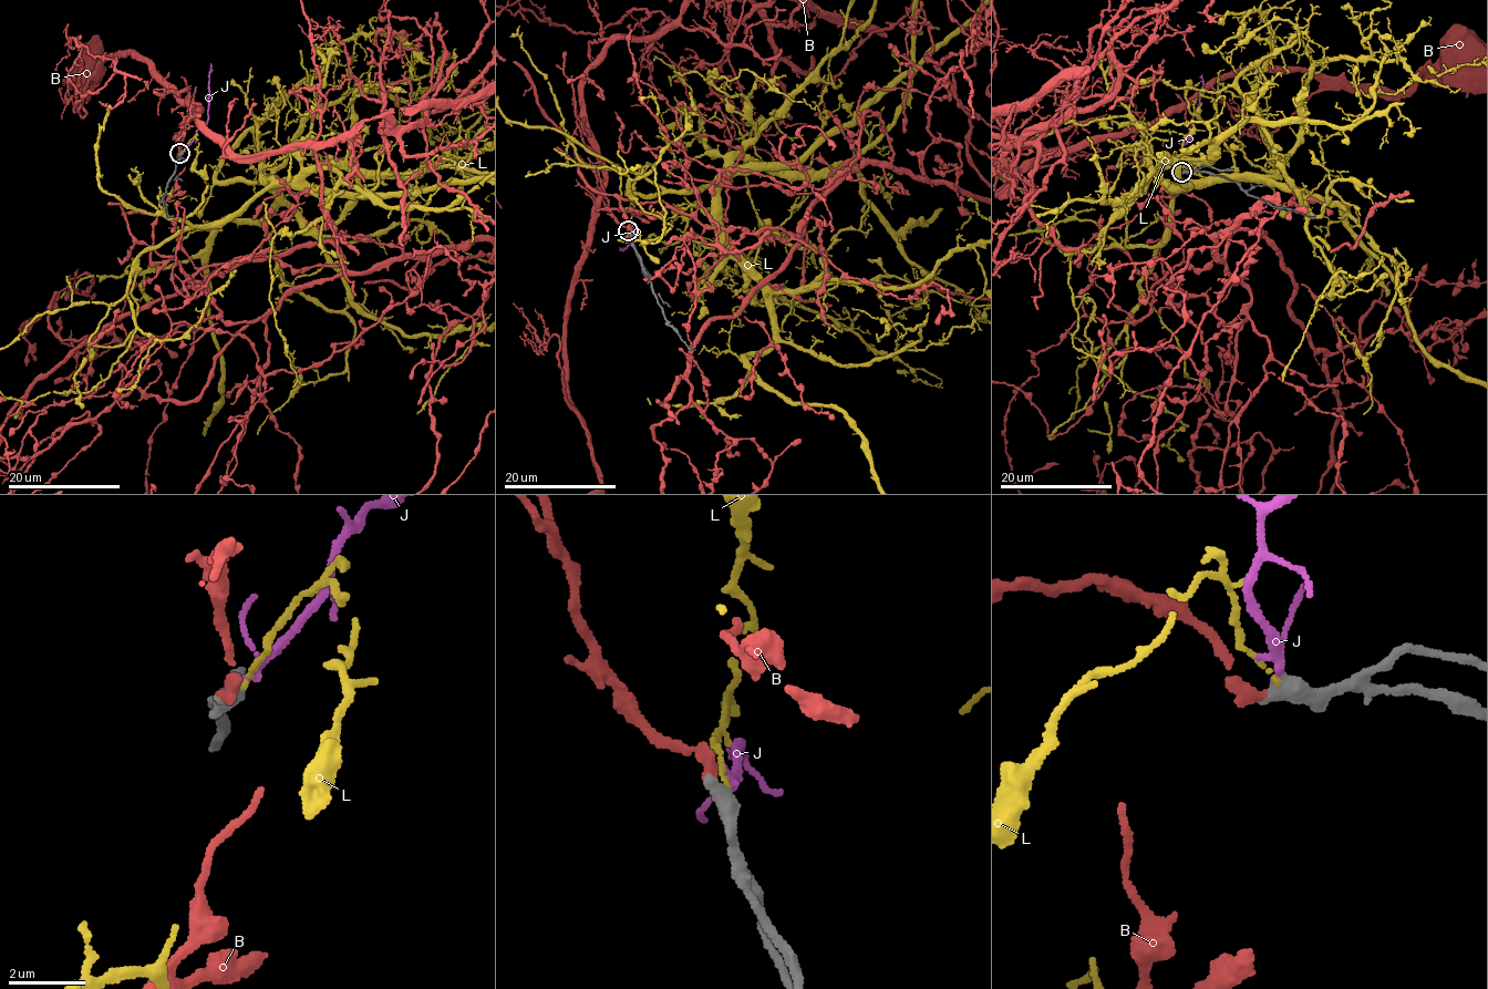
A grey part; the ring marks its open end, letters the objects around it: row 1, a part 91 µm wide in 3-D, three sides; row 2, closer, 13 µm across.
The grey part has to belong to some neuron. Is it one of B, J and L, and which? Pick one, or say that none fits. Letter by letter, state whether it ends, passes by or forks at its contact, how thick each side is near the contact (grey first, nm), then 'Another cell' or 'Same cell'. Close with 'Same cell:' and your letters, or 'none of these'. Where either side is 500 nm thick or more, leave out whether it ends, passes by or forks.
B: It ends there. Thickness 480 nm (grey) against 340 nm. Same cell
J: Thickness 550 nm (grey) against 170 nm. Another cell
L: Thickness 550 nm (grey) against 110 nm. Another cell
Same cell: B

